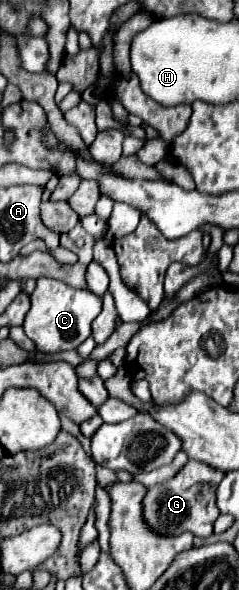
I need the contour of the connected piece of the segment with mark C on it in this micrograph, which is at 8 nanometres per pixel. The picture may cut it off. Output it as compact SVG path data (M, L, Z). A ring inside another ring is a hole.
M39 277L37 287L31 293L31 309L23 321L25 335L43 353L77 349L91 335L91 323L101 313L101 303L101 297L89 289L75 289L59 279Z

